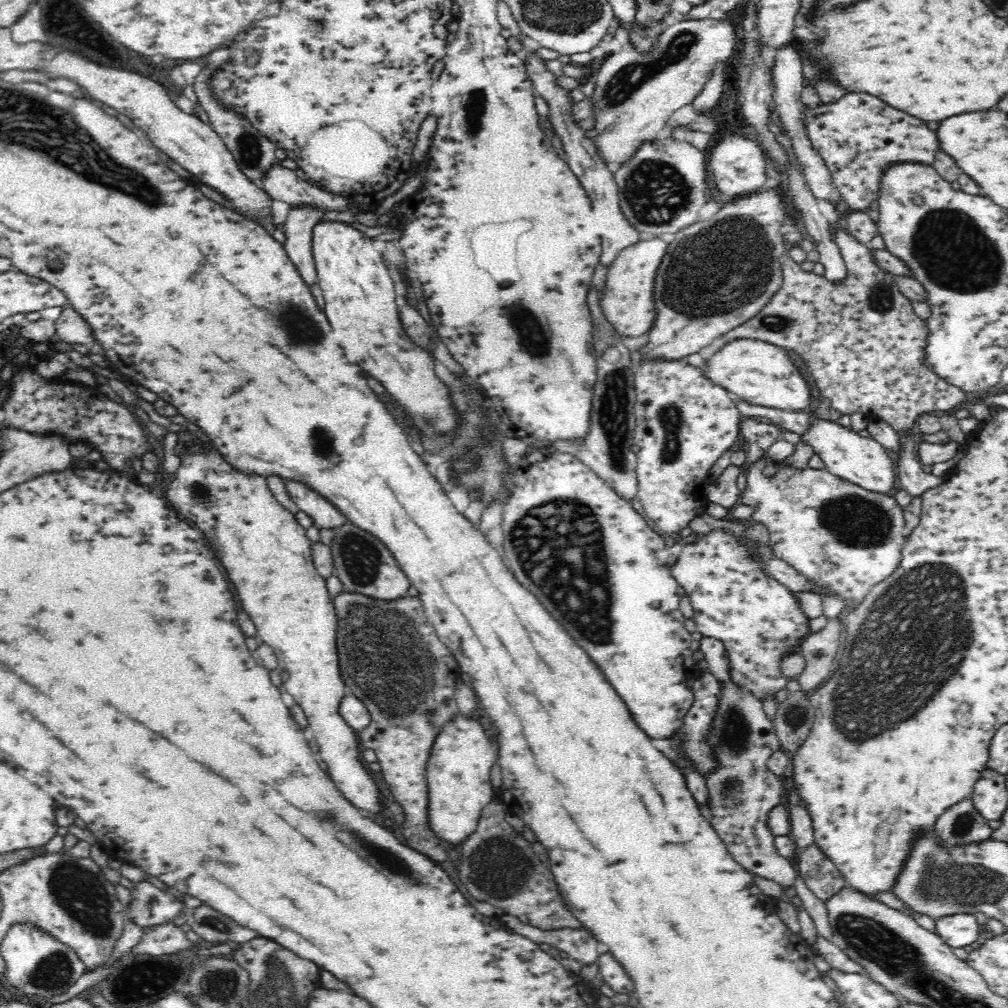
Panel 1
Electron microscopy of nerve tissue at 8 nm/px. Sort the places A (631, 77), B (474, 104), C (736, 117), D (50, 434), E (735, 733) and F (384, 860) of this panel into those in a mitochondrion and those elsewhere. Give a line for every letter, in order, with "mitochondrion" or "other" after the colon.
A: mitochondrion
B: mitochondrion
C: other
D: other
E: mitochondrion
F: mitochondrion

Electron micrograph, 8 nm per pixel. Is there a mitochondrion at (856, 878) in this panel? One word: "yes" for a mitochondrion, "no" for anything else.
no

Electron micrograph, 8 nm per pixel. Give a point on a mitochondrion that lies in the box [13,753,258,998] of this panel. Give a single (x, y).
(75, 889)

